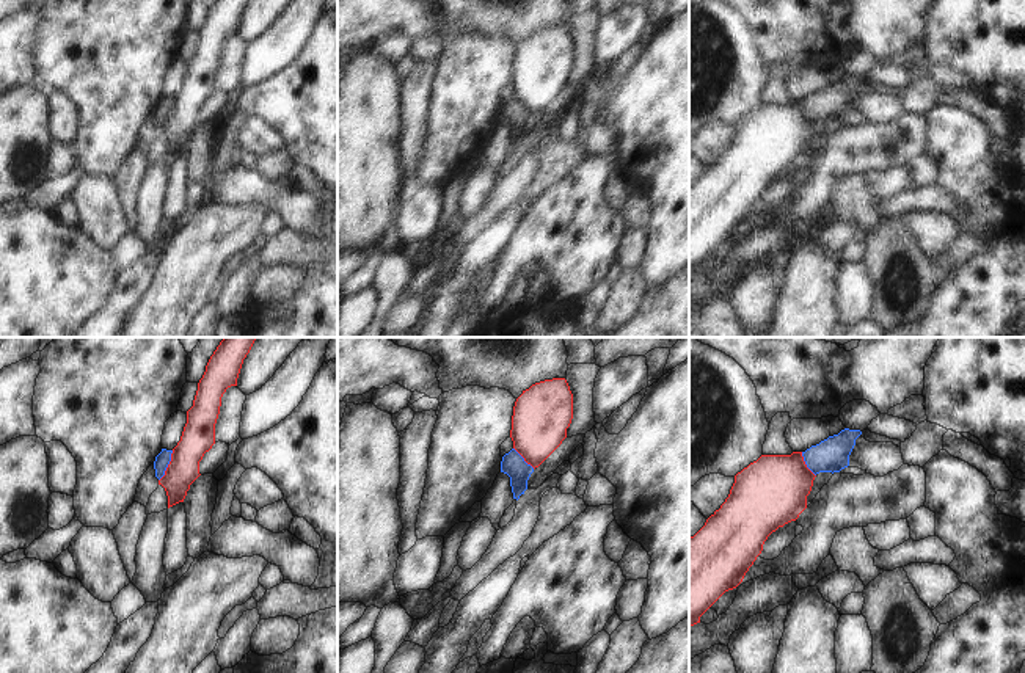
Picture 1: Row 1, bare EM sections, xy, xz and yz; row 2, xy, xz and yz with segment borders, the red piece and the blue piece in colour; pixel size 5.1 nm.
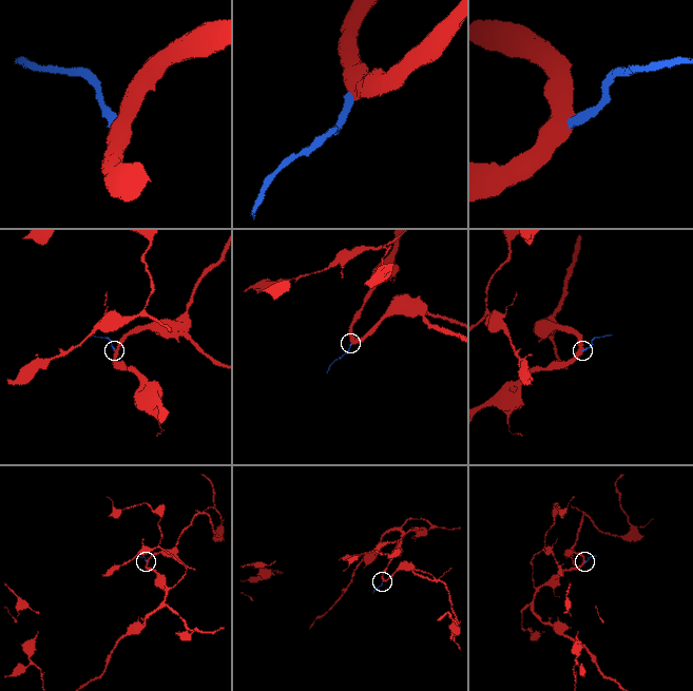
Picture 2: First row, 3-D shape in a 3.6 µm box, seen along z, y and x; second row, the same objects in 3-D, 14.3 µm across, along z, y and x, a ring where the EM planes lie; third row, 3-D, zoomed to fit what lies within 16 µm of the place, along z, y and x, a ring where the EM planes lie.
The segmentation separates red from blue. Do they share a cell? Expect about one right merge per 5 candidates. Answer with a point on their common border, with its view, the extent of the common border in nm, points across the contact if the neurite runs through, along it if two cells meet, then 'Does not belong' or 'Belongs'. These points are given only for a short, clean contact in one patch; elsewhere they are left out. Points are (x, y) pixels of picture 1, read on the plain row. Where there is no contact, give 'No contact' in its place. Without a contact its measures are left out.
Touches red at xy (168, 115). Shared border 180 nm. Boundary: xy (173, 99), (165, 123), (159, 129). Does not belong

